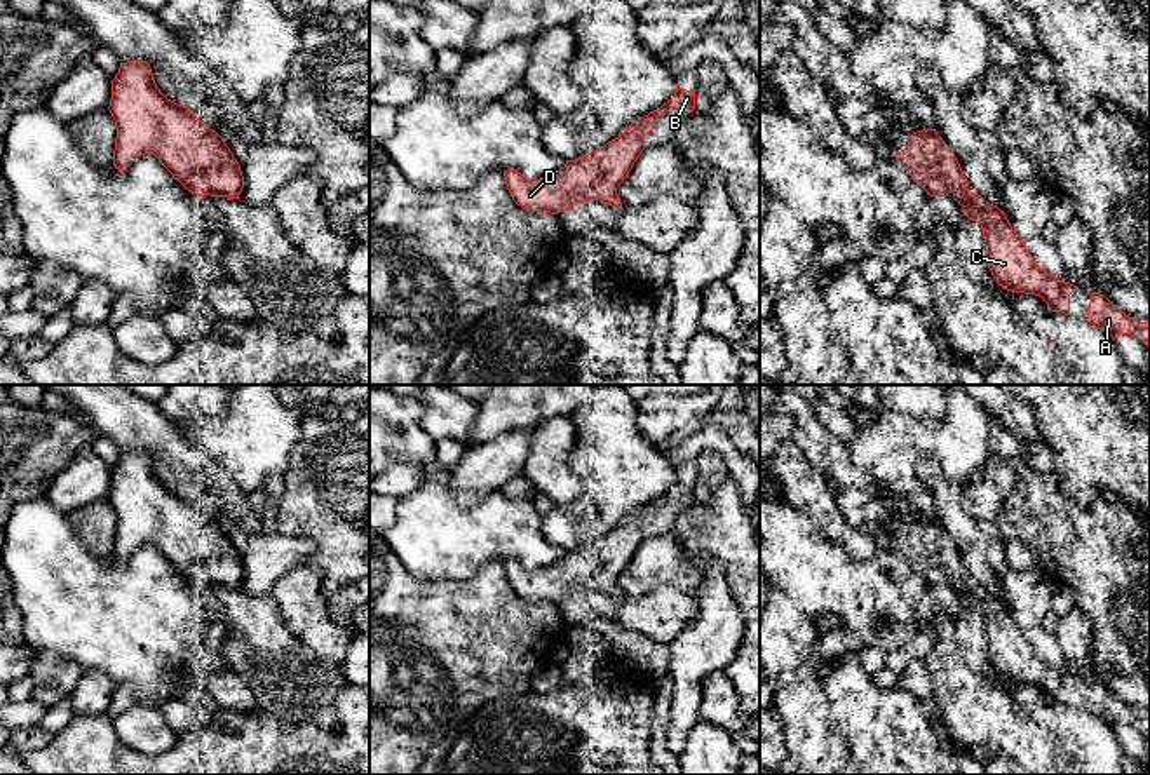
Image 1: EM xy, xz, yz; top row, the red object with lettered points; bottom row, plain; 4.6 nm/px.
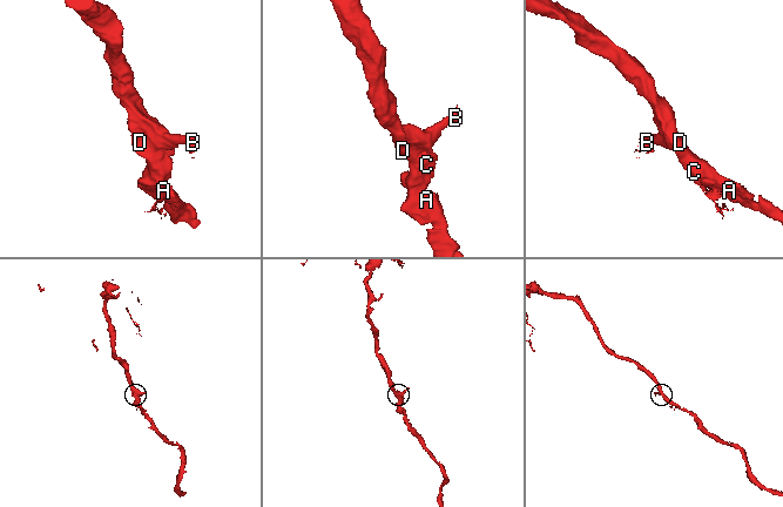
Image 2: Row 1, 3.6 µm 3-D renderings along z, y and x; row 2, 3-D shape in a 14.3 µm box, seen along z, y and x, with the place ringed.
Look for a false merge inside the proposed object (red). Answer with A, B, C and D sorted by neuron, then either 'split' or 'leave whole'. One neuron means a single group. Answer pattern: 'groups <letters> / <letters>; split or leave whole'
groups A B C D; leave whole

